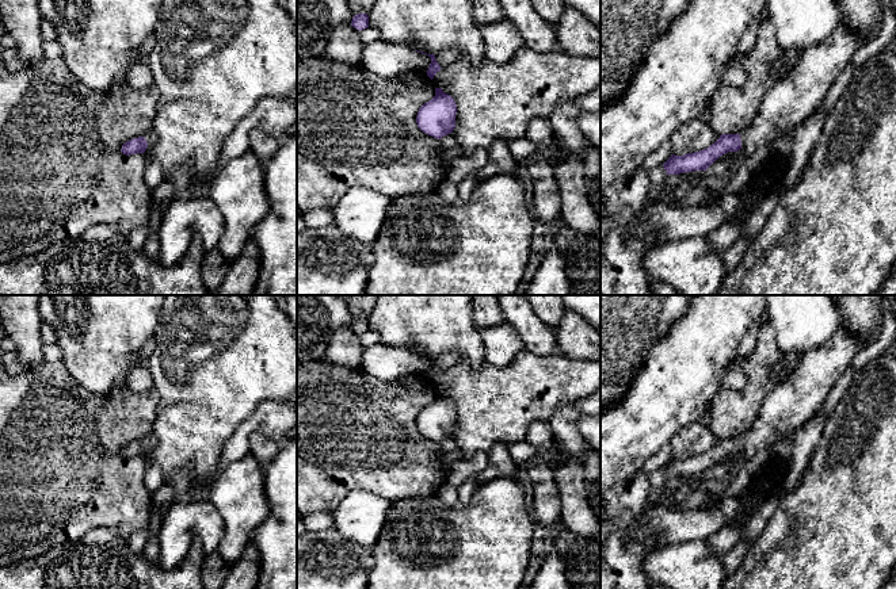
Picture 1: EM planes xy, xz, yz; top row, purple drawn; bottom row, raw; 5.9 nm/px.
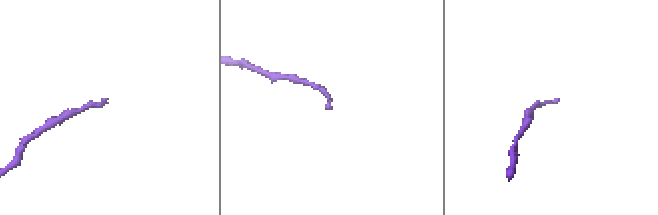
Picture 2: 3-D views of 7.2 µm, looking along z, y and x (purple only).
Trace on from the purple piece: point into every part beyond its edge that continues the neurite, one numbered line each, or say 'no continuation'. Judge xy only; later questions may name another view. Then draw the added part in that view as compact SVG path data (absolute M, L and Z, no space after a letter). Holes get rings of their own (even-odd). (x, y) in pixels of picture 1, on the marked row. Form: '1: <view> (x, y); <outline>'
1: xy (151, 136); M152 129L152 130L149 130L145 135L145 139L146 139L146 142L148 142L148 148L146 148L146 150L145 150L145 154L148 153L148 149L149 149L149 146L155 142L155 139L156 139L156 133L155 133L155 130Z

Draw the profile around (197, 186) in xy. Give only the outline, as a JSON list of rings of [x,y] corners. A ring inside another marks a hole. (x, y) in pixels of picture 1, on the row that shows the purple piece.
[[[264,97],[253,110],[244,116],[236,129],[226,137],[220,162],[214,171],[198,177],[191,179],[190,190],[192,191],[191,199],[203,196],[203,188],[210,184],[224,169],[225,164],[235,157],[241,156],[249,150],[248,131],[252,129],[262,130],[279,139],[281,142],[289,137],[290,129],[297,123],[297,107],[293,97]]]

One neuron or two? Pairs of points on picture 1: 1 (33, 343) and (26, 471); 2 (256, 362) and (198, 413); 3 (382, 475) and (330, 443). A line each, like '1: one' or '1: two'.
1: two
2: one
3: one

